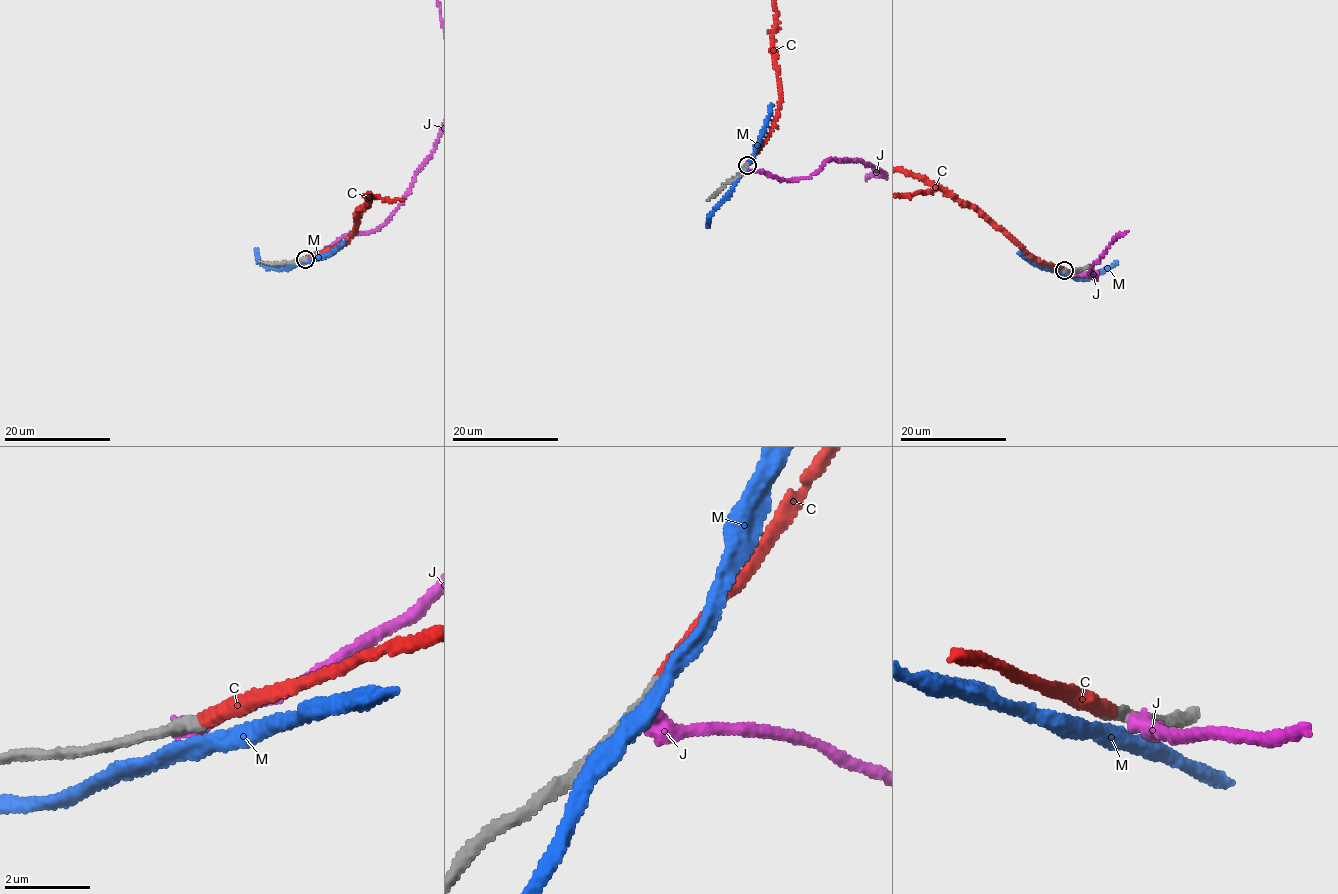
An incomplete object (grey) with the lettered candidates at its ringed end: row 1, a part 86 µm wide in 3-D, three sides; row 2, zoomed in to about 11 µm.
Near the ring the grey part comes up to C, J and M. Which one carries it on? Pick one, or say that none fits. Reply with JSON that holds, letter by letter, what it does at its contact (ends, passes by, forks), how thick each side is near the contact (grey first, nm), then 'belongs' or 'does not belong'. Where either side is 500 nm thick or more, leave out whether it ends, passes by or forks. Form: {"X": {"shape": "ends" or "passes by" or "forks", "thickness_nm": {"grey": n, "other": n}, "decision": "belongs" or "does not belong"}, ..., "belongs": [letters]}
{"C": {"shape": "ends", "thickness_nm": {"grey": 320, "other": 320}, "decision": "belongs"}, "J": {"shape": "ends", "thickness_nm": {"grey": 360, "other": 460}, "decision": "does not belong"}, "M": {"shape": "passes by", "thickness_nm": {"grey": 320, "other": 340}, "decision": "does not belong"}, "belongs": ["C"]}

